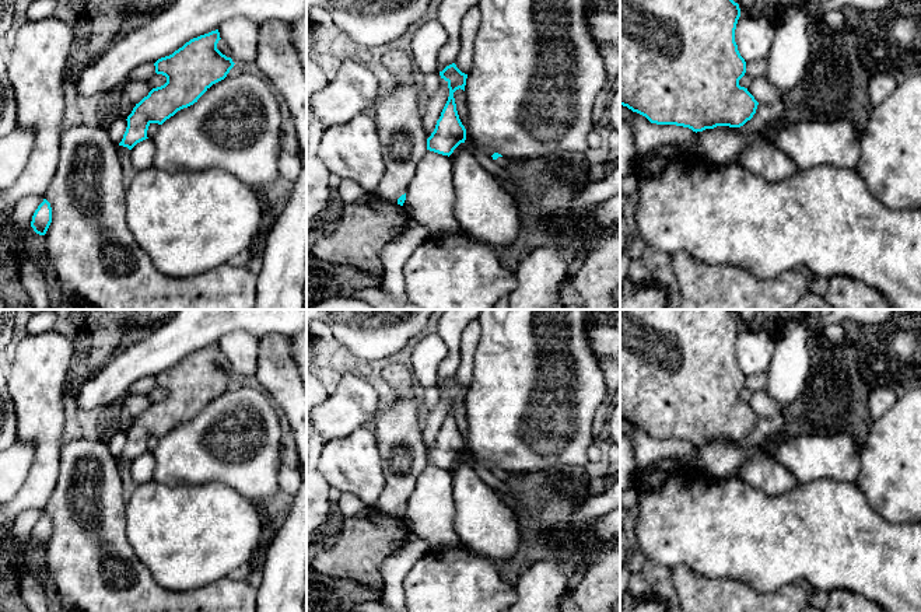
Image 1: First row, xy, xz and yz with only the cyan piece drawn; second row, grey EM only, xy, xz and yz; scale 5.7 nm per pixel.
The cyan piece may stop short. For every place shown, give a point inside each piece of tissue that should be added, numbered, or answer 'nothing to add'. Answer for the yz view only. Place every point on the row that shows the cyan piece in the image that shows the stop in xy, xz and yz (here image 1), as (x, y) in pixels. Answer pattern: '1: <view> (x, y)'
nothing to add

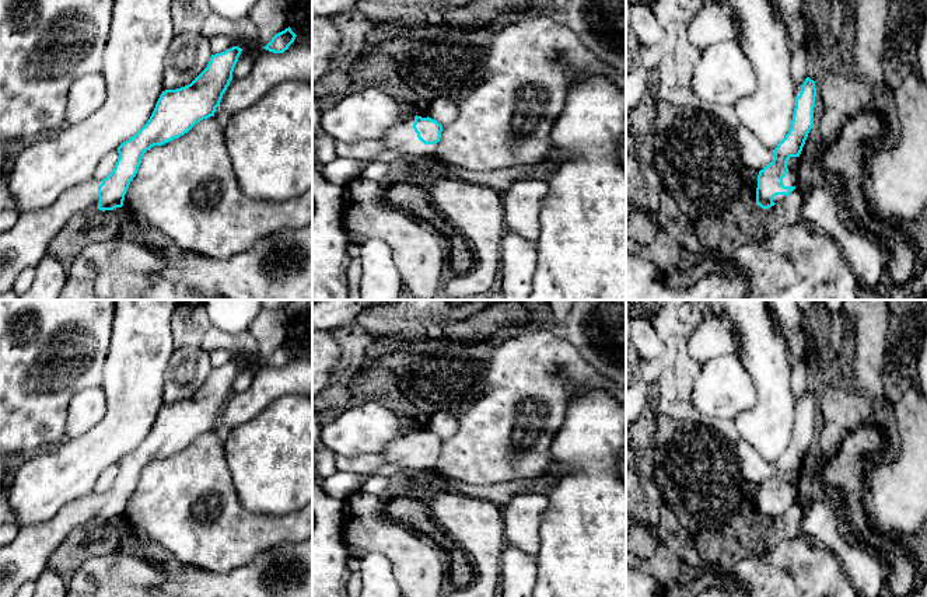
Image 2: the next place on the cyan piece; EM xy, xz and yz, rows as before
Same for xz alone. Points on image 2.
1: xz (402, 138)

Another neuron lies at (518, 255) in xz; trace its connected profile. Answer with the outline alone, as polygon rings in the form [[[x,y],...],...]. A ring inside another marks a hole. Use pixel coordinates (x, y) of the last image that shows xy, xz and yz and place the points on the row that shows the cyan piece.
[[[507,231],[500,247],[500,280],[506,300],[528,300],[536,270],[536,244]]]

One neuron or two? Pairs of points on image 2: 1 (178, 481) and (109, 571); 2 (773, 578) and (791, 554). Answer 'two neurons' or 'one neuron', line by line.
1: two neurons
2: one neuron

